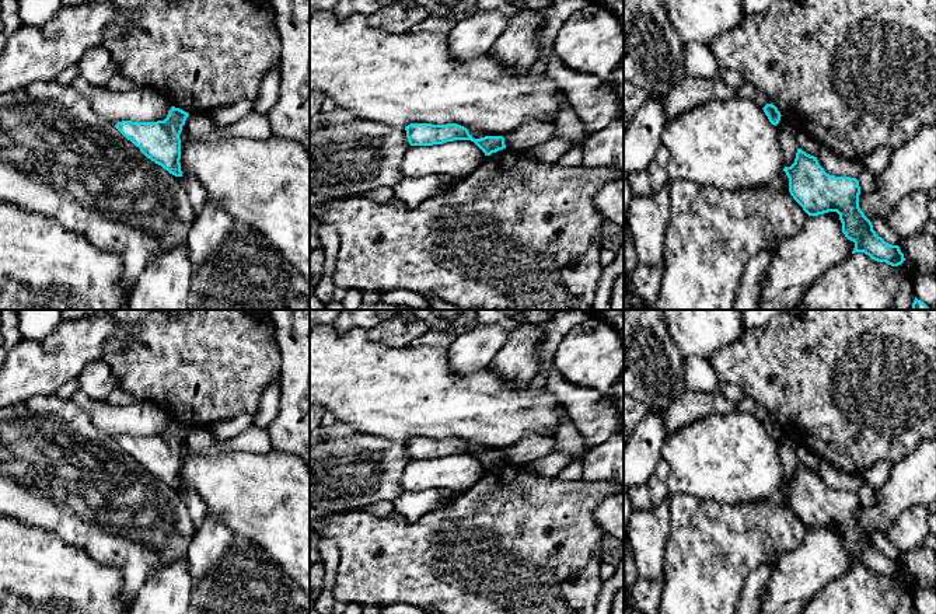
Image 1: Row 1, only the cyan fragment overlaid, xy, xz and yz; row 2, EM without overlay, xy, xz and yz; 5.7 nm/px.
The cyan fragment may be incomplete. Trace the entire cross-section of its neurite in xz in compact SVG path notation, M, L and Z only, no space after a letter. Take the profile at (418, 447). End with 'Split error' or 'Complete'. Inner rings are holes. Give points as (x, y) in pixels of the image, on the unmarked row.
M539 435L525 436L517 444L504 451L485 450L474 453L467 442L457 437L411 437L405 440L405 444L411 460L433 460L454 454L471 454L485 467L485 470L490 470L492 467L506 461L528 465L537 458L556 451L555 440Z. Split error

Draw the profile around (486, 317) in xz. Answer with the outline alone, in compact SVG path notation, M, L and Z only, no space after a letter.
M475 310L479 324L502 325L509 334L514 332L521 324L510 318L503 313L503 310Z

